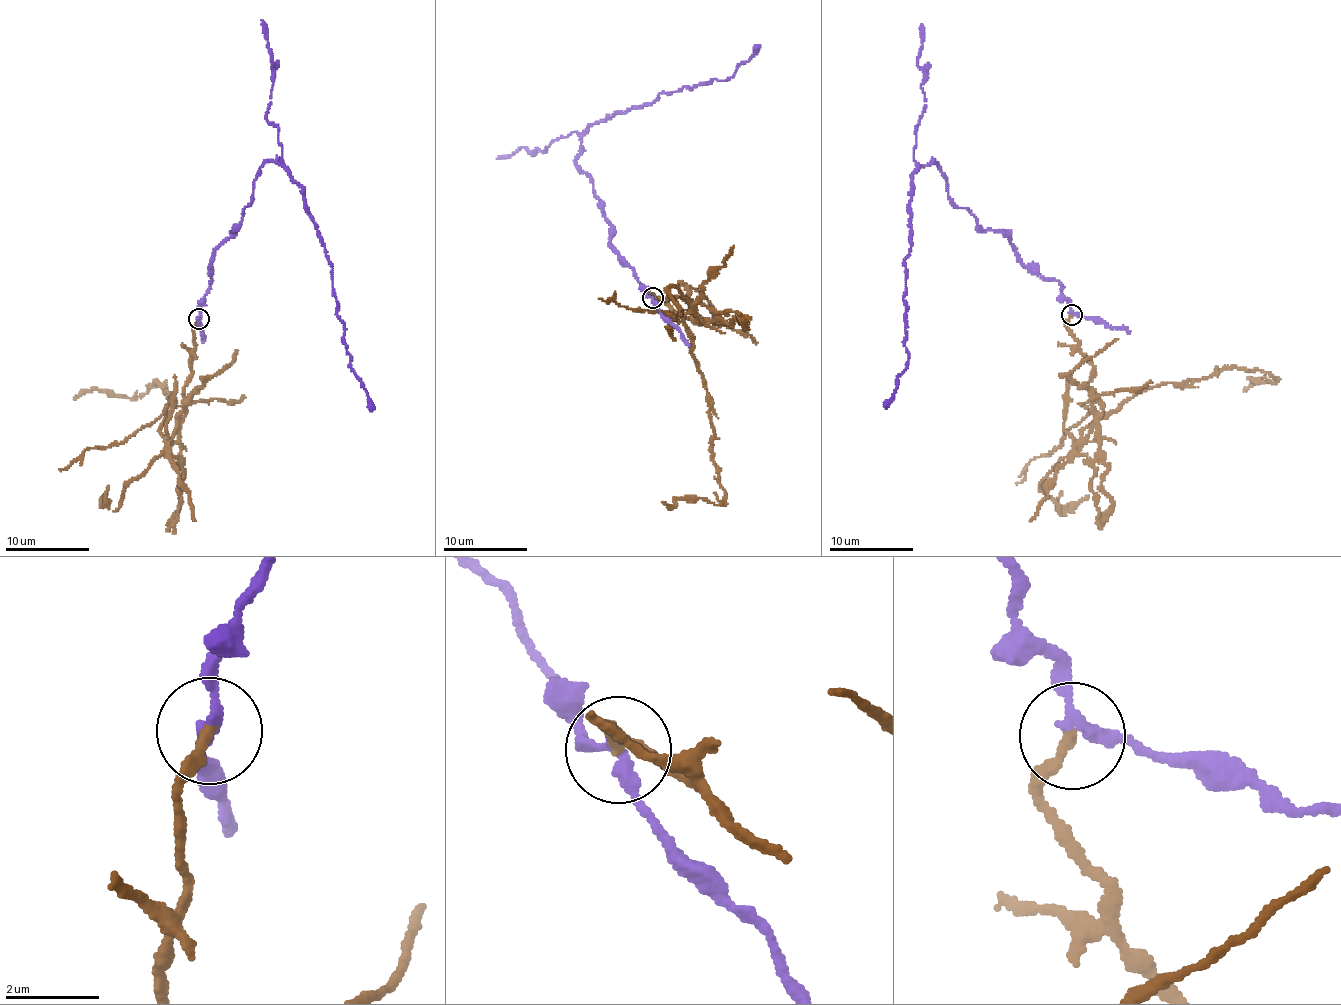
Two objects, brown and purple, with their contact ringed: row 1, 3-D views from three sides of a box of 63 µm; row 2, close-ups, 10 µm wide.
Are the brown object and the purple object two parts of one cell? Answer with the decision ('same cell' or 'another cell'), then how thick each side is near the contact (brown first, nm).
another cell; calibres 220 and 220 nm

